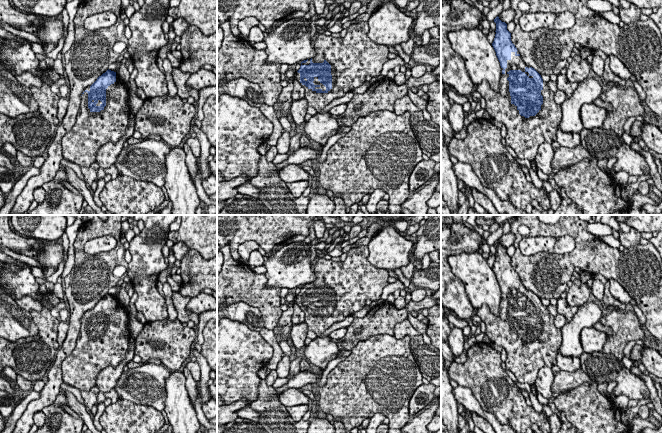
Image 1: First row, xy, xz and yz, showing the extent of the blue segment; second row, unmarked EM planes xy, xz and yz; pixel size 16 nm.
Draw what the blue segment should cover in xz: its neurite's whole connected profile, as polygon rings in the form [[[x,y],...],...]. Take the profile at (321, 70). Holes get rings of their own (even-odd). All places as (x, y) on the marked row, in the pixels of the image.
[[[359,22],[347,28],[344,38],[319,34],[313,43],[316,55],[302,61],[294,76],[305,90],[308,107],[319,113],[333,100],[361,86],[366,82],[367,76],[378,77],[381,74],[383,65],[389,60],[389,50],[387,46],[371,41],[367,36],[368,32],[368,22]]]

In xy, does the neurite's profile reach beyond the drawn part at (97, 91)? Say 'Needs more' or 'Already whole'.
Needs more

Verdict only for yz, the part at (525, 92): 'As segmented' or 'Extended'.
Extended

